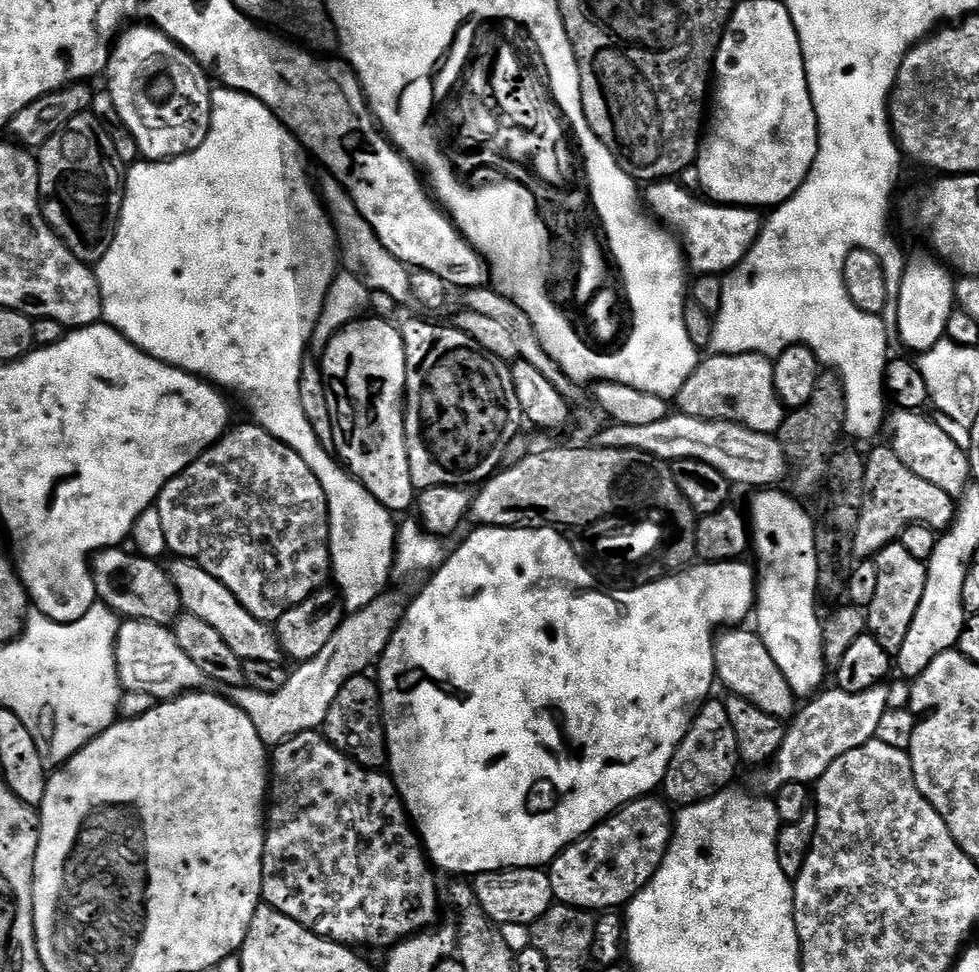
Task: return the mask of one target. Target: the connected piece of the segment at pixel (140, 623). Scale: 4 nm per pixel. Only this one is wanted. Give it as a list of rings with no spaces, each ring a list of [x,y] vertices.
[[[125,619],[120,625],[116,635],[116,665],[120,675],[121,685],[132,692],[139,688],[149,688],[157,697],[157,701],[163,702],[186,692],[194,692],[203,689],[206,684],[204,671],[178,646],[178,638],[174,638],[171,627],[167,624],[156,624],[153,620],[129,620]]]

